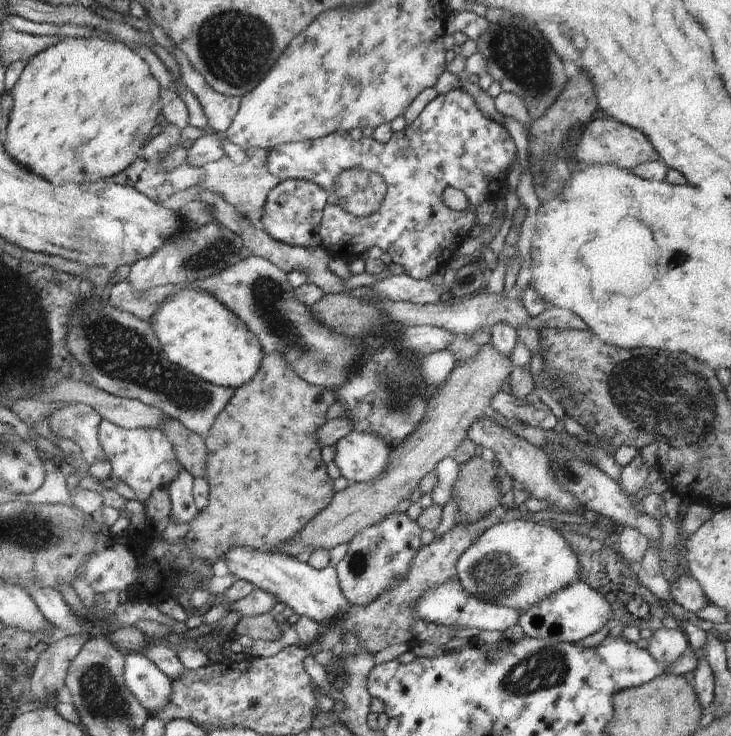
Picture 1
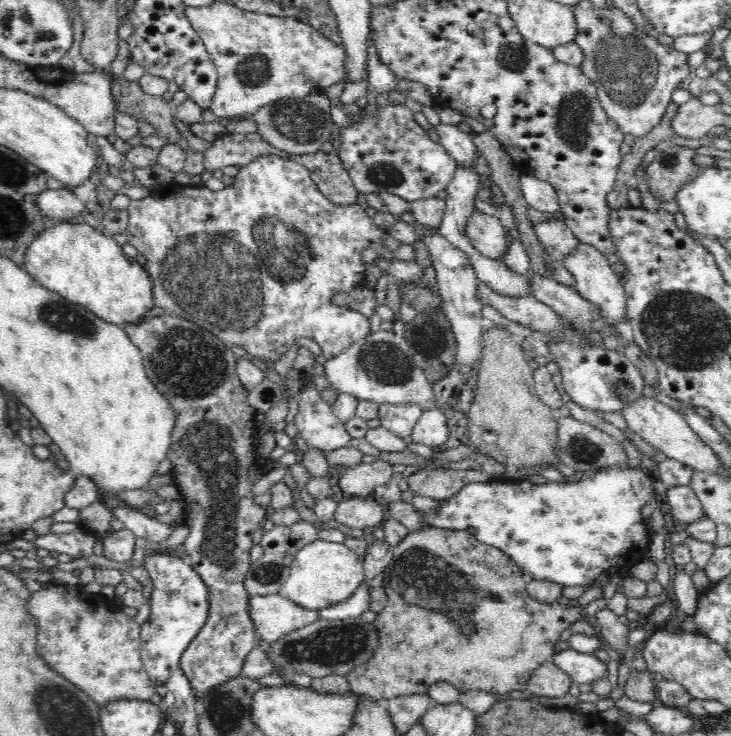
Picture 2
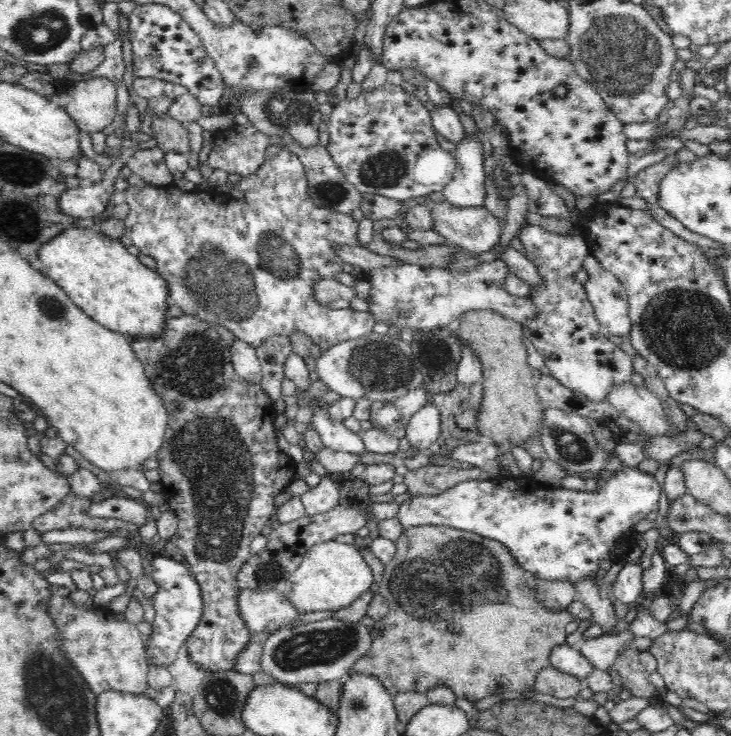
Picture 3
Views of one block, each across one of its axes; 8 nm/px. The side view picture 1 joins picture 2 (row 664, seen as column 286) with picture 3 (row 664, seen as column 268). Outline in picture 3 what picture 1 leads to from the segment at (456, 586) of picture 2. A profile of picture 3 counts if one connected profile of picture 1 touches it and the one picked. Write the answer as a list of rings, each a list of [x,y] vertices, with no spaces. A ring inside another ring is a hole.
[[[423,525],[414,526],[404,531],[395,544],[396,554],[394,559],[385,565],[384,575],[379,582],[379,594],[390,606],[390,612],[387,612],[386,616],[373,626],[370,650],[354,664],[352,672],[358,673],[358,675],[376,677],[392,696],[412,691],[426,693],[429,688],[444,685],[454,691],[457,698],[465,698],[470,702],[476,703],[478,700],[482,700],[482,698],[486,698],[486,696],[491,694],[500,694],[513,690],[520,694],[534,689],[538,674],[544,668],[551,667],[550,652],[552,652],[552,649],[565,644],[568,635],[566,634],[566,626],[572,620],[578,619],[572,616],[570,612],[565,612],[565,610],[560,610],[560,612],[554,614],[537,603],[533,590],[527,584],[526,572],[518,565],[518,562],[514,559],[512,553],[506,549],[506,546],[500,542],[482,538],[478,534],[466,530],[457,530],[450,526]]]

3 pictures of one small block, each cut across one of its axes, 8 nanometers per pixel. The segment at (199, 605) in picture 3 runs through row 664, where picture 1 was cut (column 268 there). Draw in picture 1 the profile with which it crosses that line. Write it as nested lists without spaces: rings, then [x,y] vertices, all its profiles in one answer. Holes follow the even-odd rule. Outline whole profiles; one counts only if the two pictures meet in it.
[[[458,89],[436,96],[420,112],[417,120],[408,124],[404,130],[394,132],[386,144],[363,136],[354,140],[348,132],[338,130],[316,140],[280,144],[268,149],[266,167],[268,172],[281,180],[306,180],[328,192],[328,201],[323,211],[319,236],[321,247],[331,259],[350,262],[366,255],[370,248],[377,247],[390,254],[392,263],[400,264],[407,276],[416,280],[428,277],[445,267],[456,257],[462,244],[474,236],[477,225],[474,208],[488,200],[497,201],[506,191],[506,182],[512,164],[517,158],[517,149],[504,125],[486,118],[478,109],[472,96],[465,90]],[[344,170],[366,170],[384,180],[386,195],[380,202],[380,208],[369,216],[354,216],[342,208],[342,202],[334,194],[336,180]],[[448,187],[464,193],[470,203],[469,208],[461,211],[452,210],[444,204],[443,194]]]

